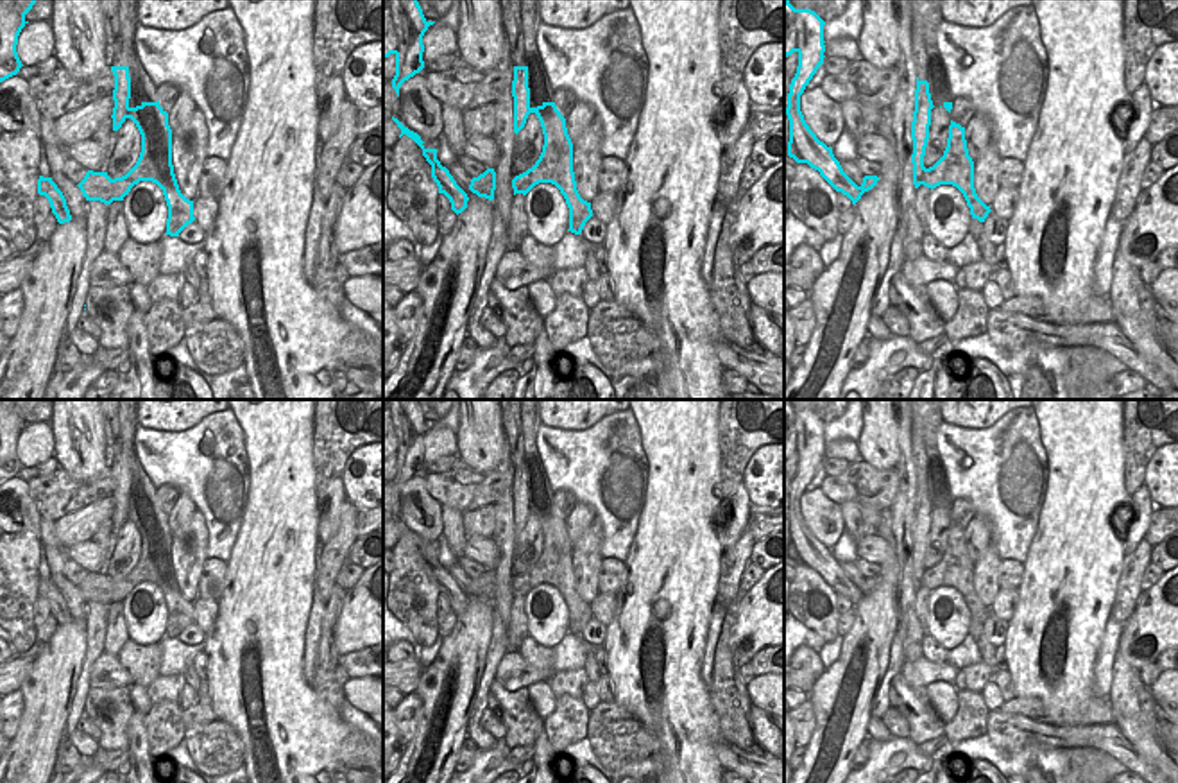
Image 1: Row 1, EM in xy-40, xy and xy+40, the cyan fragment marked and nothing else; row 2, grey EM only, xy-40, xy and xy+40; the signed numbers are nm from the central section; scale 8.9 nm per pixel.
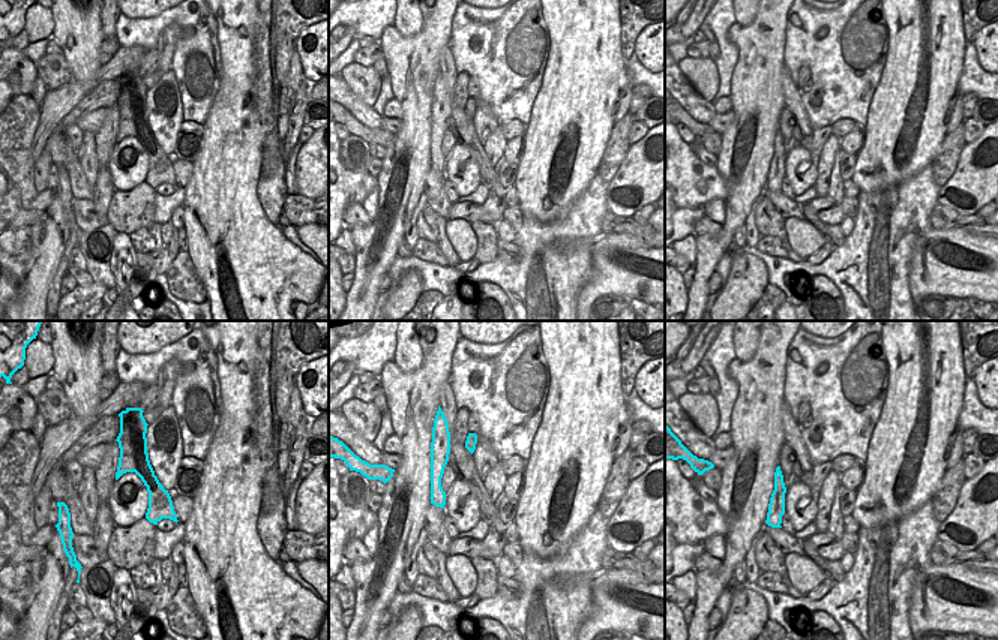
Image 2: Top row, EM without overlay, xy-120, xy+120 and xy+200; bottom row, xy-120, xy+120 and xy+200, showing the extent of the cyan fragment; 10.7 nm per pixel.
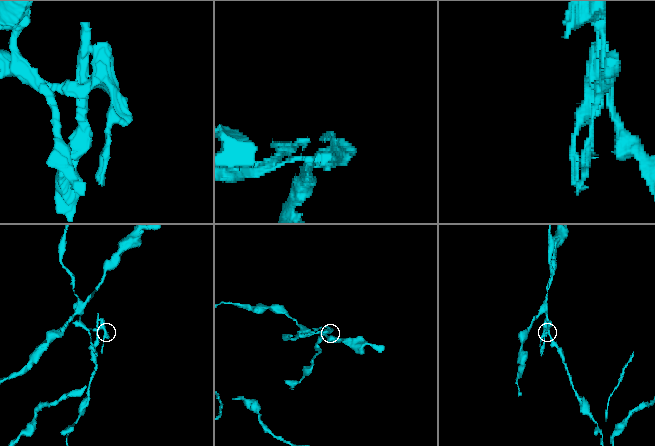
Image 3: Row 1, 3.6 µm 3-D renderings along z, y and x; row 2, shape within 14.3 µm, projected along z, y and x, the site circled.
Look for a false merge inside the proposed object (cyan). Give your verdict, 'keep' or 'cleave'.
cleave

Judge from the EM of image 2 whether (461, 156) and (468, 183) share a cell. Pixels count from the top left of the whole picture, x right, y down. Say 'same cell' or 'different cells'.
same cell

